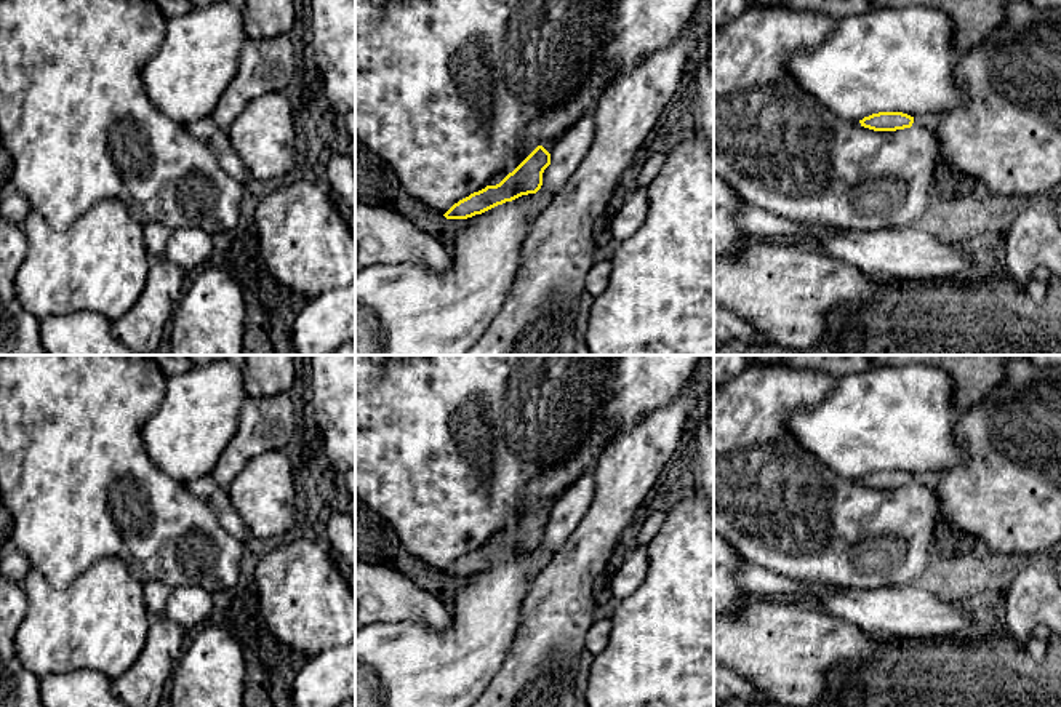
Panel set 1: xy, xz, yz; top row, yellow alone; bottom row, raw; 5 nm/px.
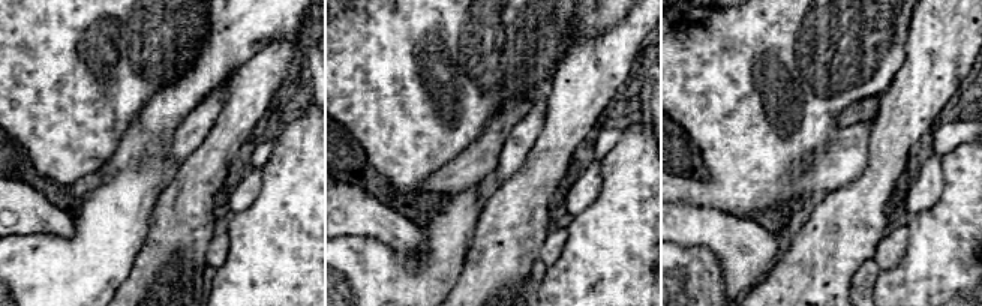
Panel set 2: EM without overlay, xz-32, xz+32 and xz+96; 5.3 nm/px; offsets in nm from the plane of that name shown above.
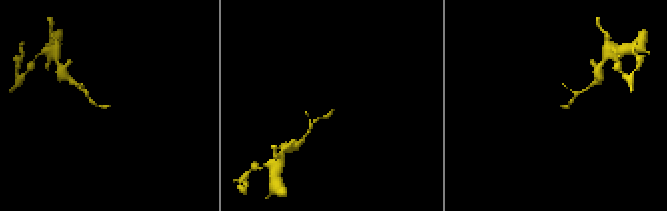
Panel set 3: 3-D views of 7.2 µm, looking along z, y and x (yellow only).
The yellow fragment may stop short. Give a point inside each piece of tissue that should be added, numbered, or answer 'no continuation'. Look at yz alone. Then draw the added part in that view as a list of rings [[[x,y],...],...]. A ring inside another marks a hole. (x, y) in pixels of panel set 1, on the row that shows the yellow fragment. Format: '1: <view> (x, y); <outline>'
no continuation

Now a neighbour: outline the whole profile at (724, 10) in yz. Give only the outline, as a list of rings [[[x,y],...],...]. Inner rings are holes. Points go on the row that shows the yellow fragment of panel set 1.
[[[714,0],[714,27],[722,27],[749,8],[749,0]]]

